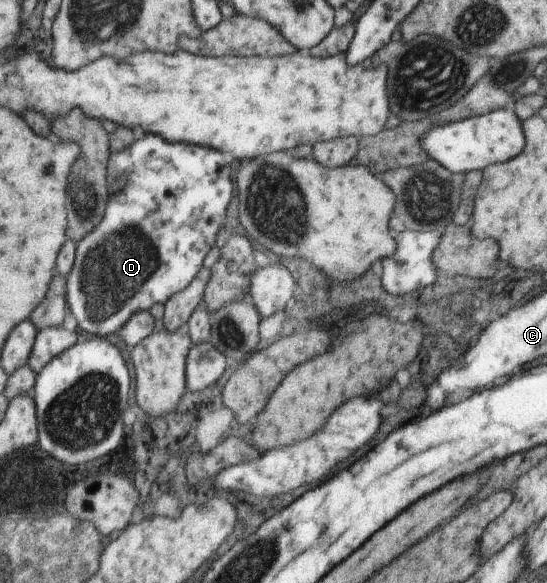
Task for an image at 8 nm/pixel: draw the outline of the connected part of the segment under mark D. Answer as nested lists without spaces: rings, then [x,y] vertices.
[[[145,136],[137,142],[133,142],[129,147],[120,150],[116,154],[109,156],[107,162],[107,192],[108,200],[105,206],[103,219],[95,226],[89,236],[85,236],[79,244],[77,244],[77,252],[75,252],[73,270],[67,276],[66,285],[66,302],[69,304],[69,310],[73,313],[77,325],[81,330],[89,332],[89,335],[106,337],[109,334],[118,333],[127,323],[127,320],[137,312],[150,310],[155,304],[163,304],[174,296],[177,292],[187,288],[189,284],[199,274],[199,270],[203,267],[203,261],[209,251],[216,246],[216,238],[222,225],[225,223],[227,207],[231,198],[233,198],[233,182],[231,182],[230,164],[223,158],[221,152],[215,152],[211,148],[203,148],[203,146],[189,146],[189,144],[169,144],[165,142],[161,136]]]

